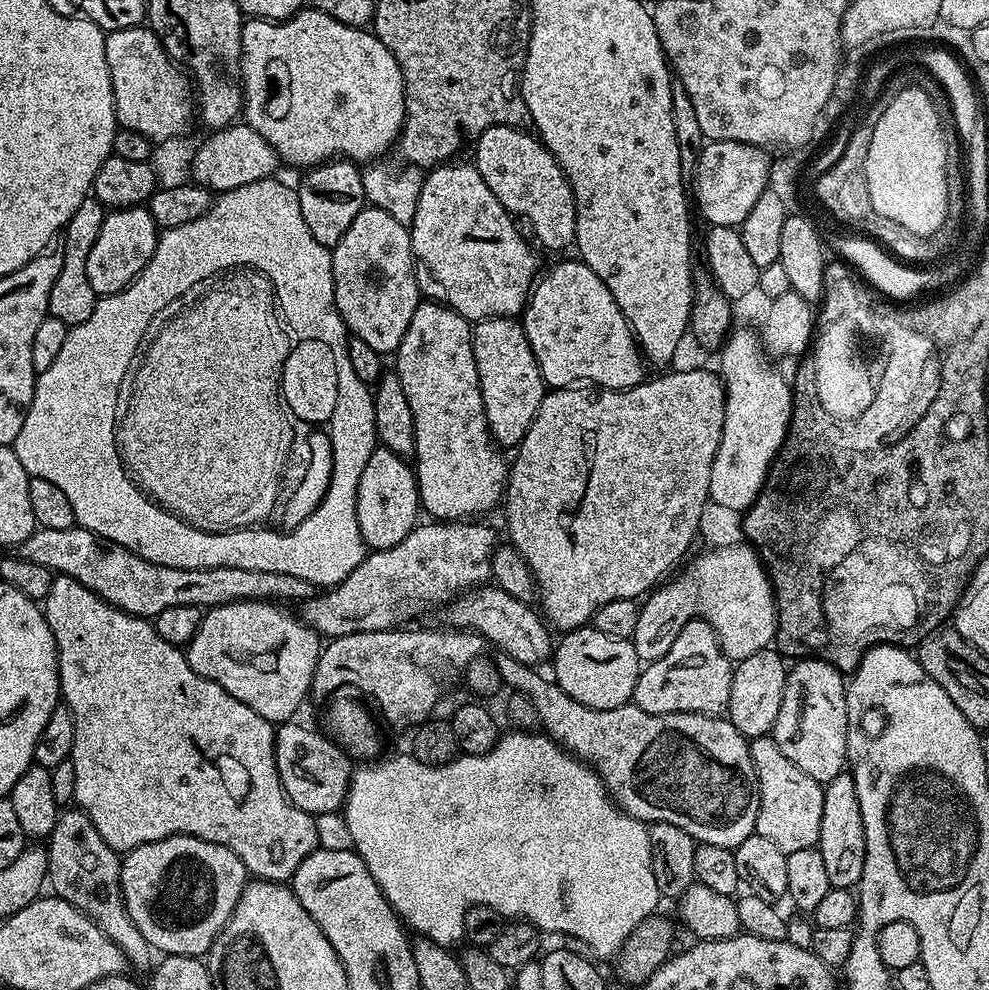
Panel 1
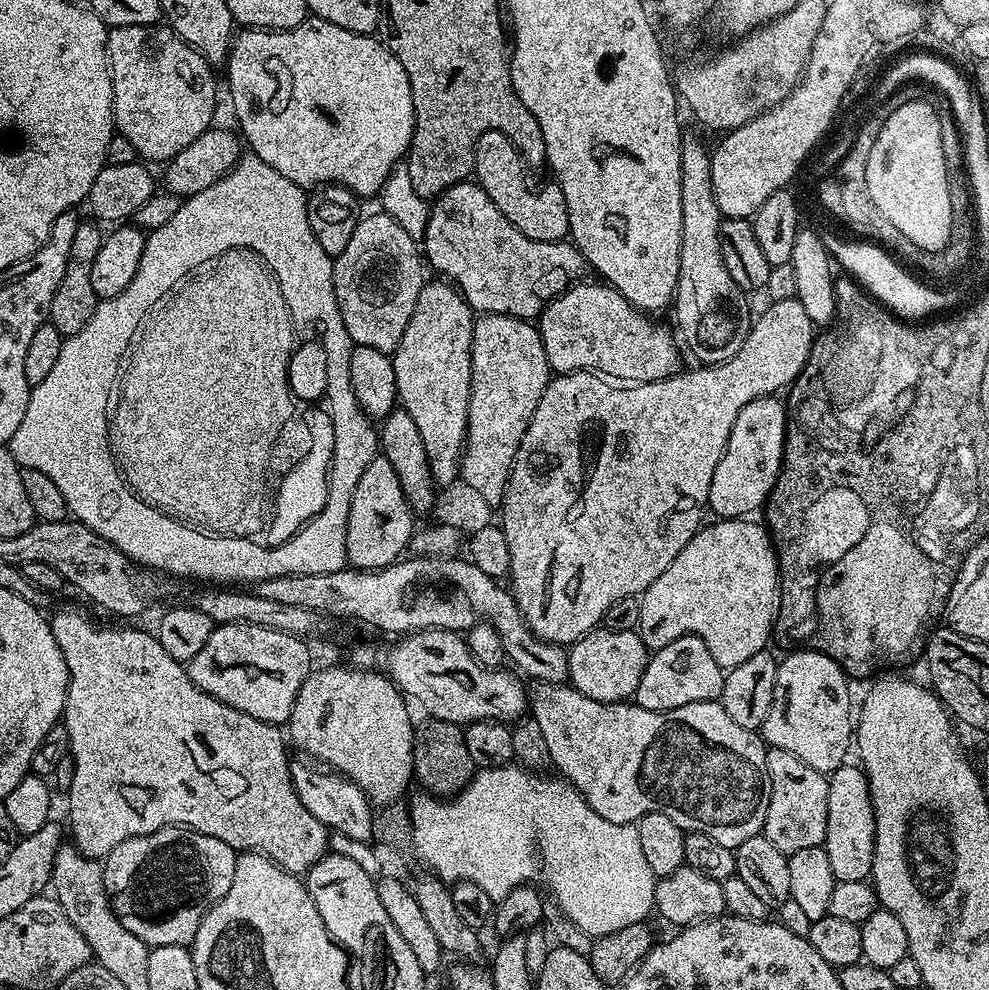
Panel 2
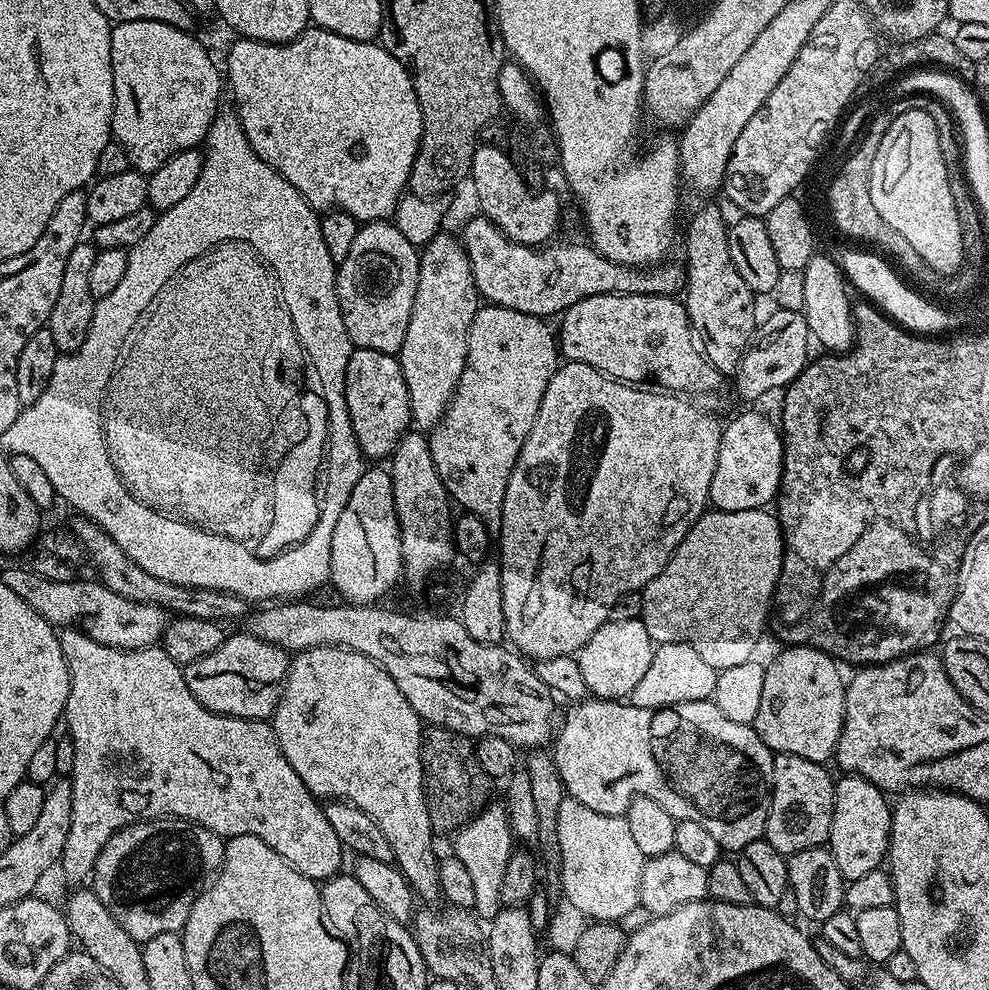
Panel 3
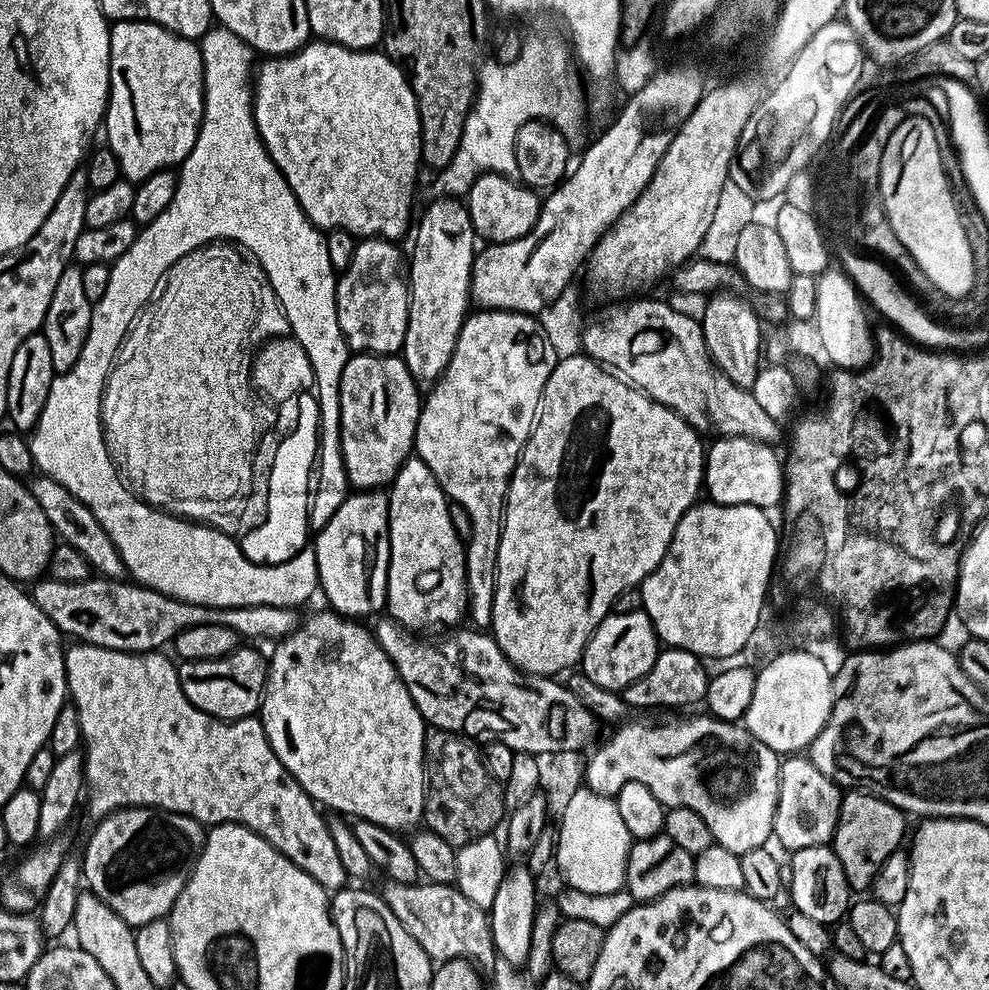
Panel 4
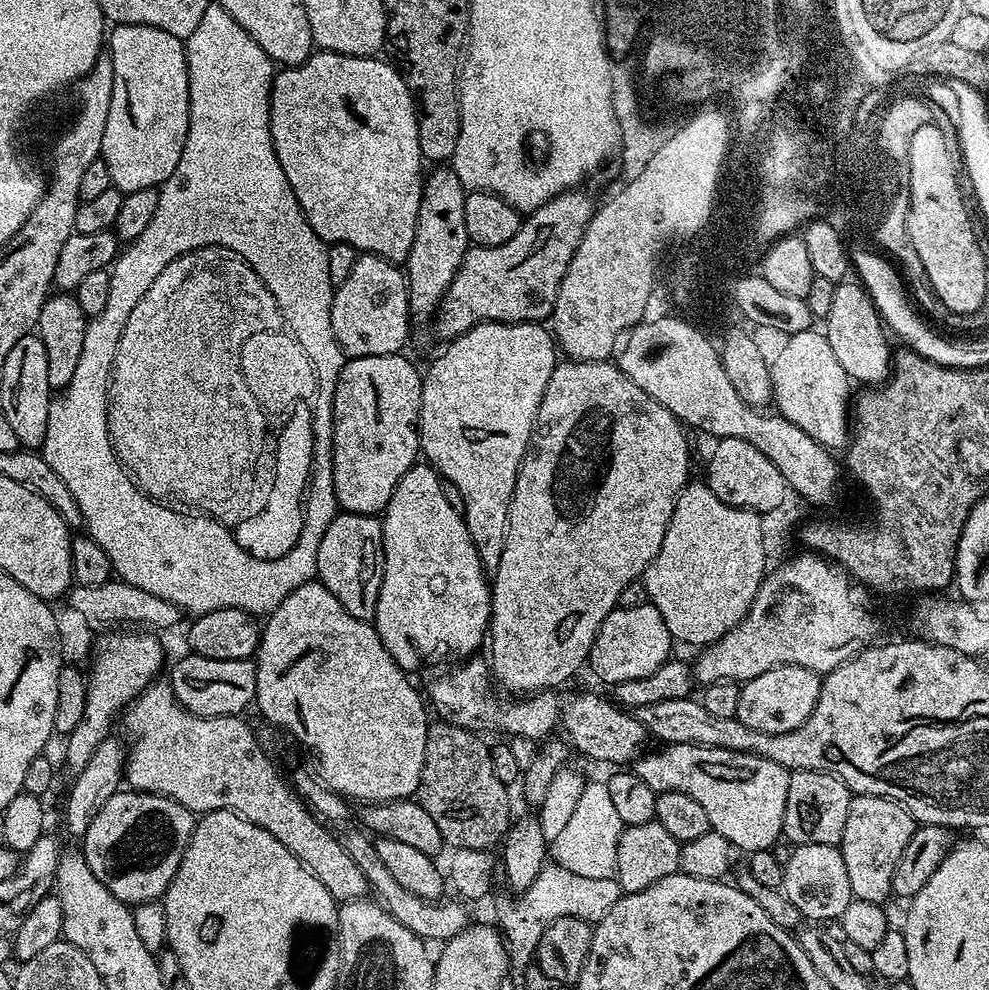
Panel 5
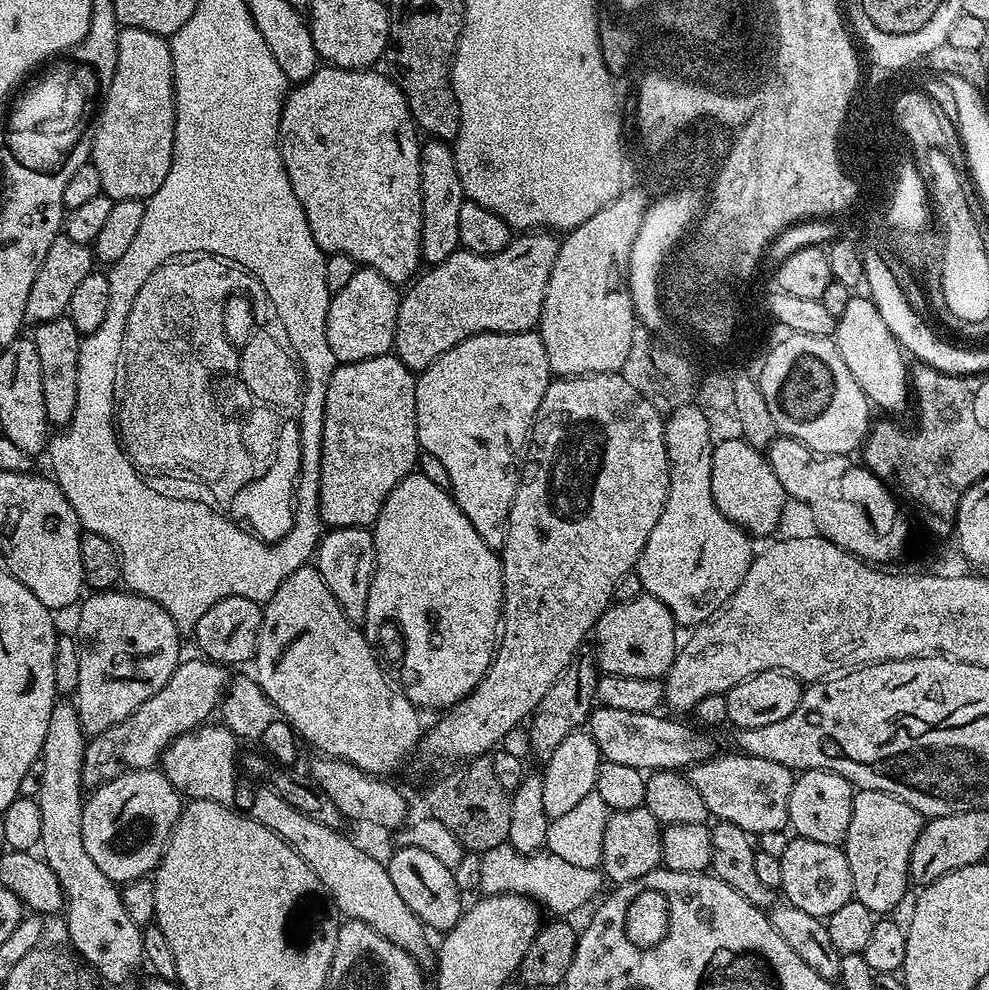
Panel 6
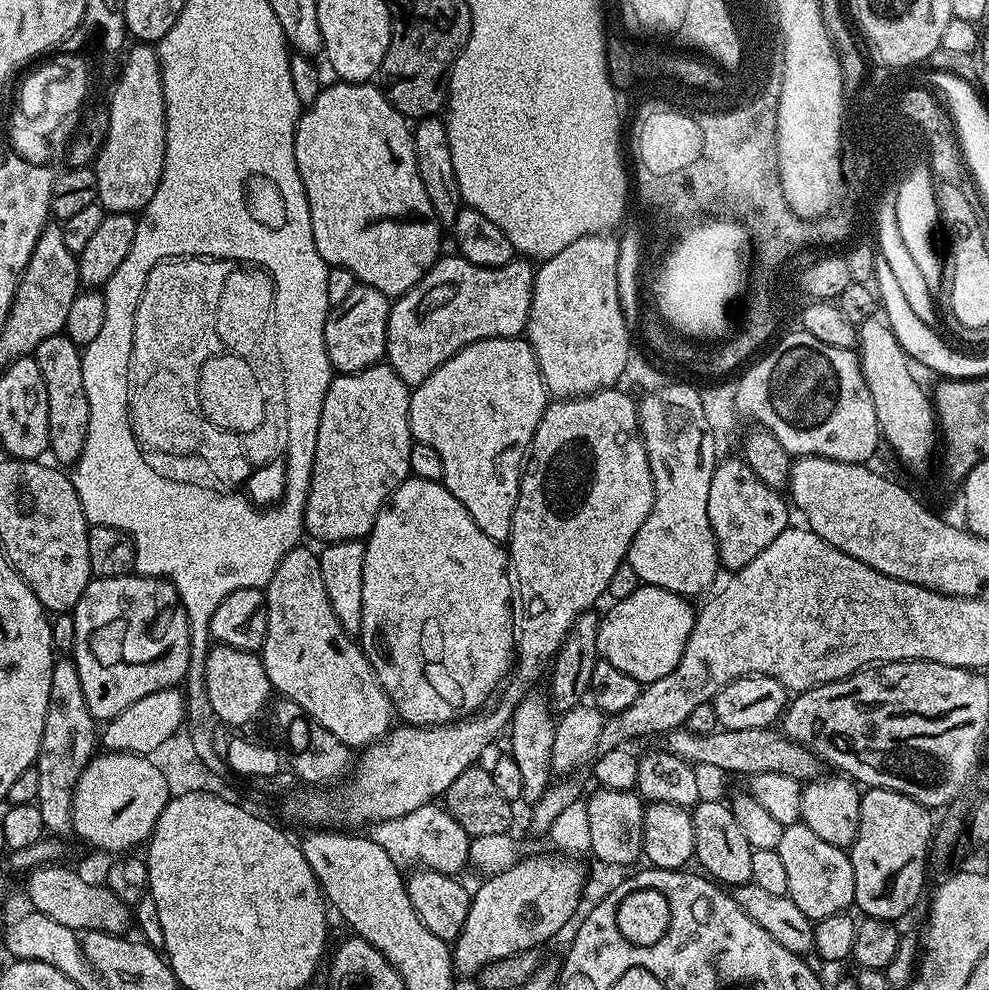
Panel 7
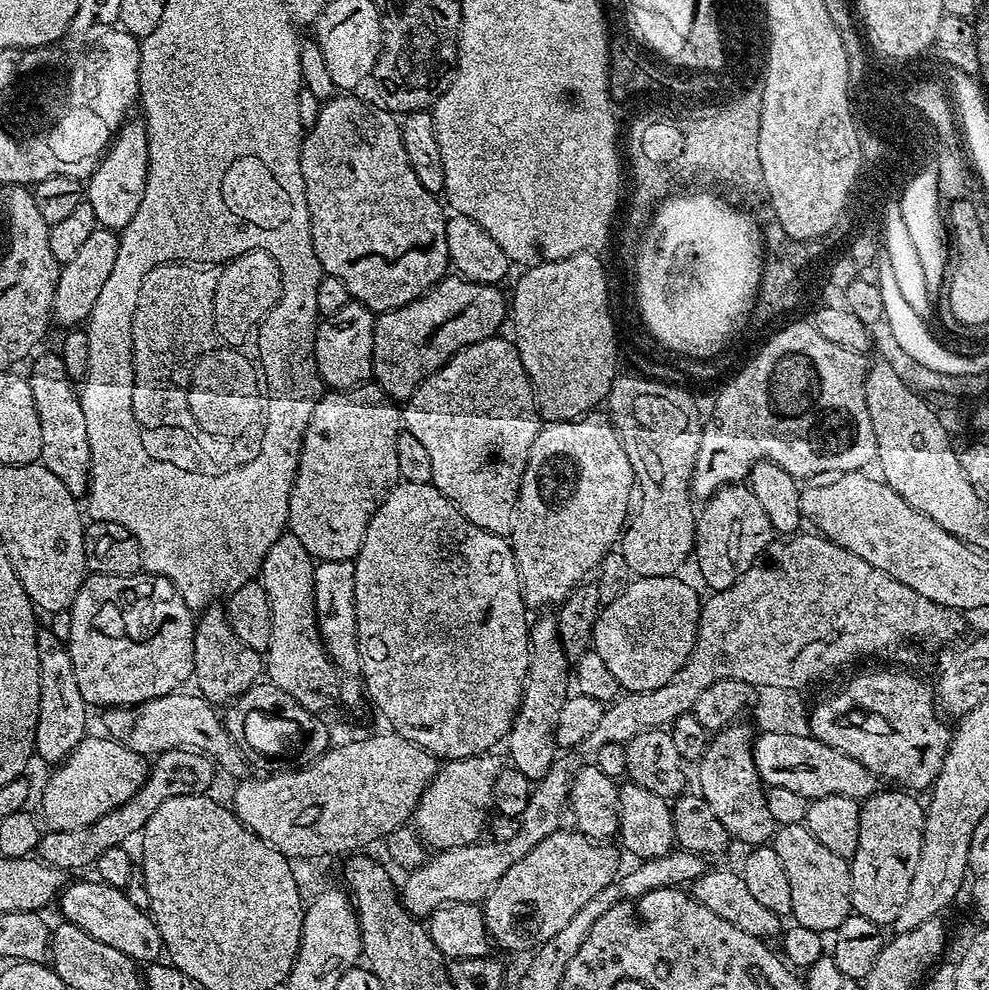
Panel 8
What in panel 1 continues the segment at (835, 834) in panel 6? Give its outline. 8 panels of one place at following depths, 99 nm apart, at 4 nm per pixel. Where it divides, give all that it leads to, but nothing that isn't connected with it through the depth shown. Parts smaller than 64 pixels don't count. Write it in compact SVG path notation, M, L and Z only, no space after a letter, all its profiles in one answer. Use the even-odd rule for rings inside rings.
M771 735L751 737L748 749L756 767L756 783L760 790L755 835L770 838L778 850L787 853L817 847L822 830L824 785L798 770L798 766L778 750Z

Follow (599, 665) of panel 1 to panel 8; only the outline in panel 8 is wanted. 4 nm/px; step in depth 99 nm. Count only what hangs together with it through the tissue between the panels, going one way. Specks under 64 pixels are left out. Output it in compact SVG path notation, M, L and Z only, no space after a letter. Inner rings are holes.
M679 575L641 576L633 579L628 588L618 594L618 598L614 598L614 602L601 607L592 631L592 648L598 658L606 662L610 674L618 678L625 693L658 690L658 686L666 686L666 682L670 682L680 667L688 662L688 655L696 645L702 600L696 597L695 590L686 581L680 579Z

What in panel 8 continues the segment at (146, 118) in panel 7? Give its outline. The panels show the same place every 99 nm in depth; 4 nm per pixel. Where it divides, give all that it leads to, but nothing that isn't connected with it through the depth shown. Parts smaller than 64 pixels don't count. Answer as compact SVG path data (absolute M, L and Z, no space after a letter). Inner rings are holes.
M125 123L124 127L116 133L103 160L92 173L86 184L86 203L94 206L96 223L101 228L122 230L138 214L138 206L142 206L142 196L146 194L146 178L148 177L148 129L143 123Z

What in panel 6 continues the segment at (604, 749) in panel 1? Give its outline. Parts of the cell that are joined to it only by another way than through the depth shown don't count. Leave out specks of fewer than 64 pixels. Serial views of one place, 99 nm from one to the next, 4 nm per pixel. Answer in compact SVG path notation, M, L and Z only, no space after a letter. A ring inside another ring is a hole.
M716 754L712 759L692 766L690 779L694 790L702 794L702 802L706 802L709 813L717 821L734 823L749 834L784 832L789 827L793 769L766 758L735 755Z

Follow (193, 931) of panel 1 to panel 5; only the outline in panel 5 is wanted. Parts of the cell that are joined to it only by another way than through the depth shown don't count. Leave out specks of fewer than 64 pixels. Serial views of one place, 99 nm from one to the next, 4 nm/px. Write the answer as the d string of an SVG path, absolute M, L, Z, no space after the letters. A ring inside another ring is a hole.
M117 790L98 810L94 822L84 831L82 851L90 870L123 904L135 906L151 900L160 900L164 891L170 886L174 874L184 857L184 847L190 842L192 831L196 828L197 817L186 806L156 792L138 792L135 790Z

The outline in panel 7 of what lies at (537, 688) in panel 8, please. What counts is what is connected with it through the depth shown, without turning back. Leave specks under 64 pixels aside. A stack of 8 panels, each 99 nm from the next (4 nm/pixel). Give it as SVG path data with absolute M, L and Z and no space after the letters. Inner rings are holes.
M536 690L529 691L516 705L510 721L510 735L513 740L511 756L514 762L518 762L518 770L522 774L520 799L511 801L512 810L516 814L527 813L530 806L536 805L554 780L552 751L554 750L556 720L550 715L549 701L541 693L540 696Z

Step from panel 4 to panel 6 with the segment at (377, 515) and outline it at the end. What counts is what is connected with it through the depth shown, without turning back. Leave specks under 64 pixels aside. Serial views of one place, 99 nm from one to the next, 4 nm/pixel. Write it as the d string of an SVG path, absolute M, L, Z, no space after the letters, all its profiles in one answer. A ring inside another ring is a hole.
M333 528L323 533L316 549L314 567L322 574L330 594L338 602L342 614L354 625L363 625L366 618L366 598L370 598L372 570L376 551L368 528Z

